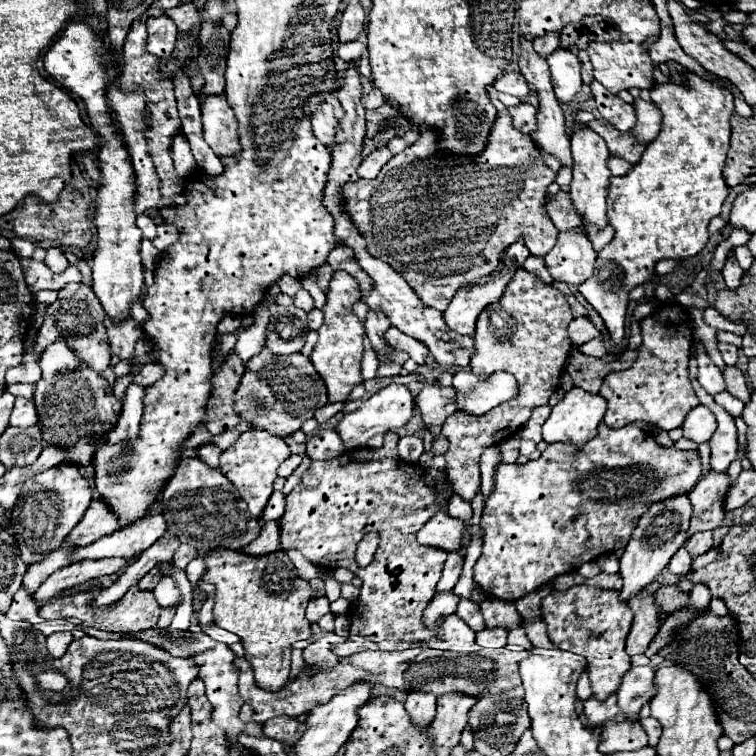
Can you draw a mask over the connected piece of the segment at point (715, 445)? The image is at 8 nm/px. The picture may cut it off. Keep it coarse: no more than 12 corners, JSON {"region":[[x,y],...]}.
{"region":[[694,381],[700,403],[716,415],[710,465],[724,473],[738,457],[734,417]]}

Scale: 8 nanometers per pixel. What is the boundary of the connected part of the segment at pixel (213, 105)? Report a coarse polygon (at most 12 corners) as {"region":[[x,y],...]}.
{"region":[[224,95],[202,103],[204,141],[218,157],[240,153]]}

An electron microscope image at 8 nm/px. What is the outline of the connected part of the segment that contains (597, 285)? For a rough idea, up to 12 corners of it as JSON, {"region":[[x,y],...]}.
{"region":[[656,85],[660,135],[610,177],[612,241],[578,291],[614,343],[658,259],[704,249],[730,193],[734,95]]}

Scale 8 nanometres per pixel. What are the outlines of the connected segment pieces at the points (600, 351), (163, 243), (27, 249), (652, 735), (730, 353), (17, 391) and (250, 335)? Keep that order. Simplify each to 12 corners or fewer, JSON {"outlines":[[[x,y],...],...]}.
{"outlines":[[[592,339],[580,345],[584,355],[606,355],[604,339]],[[162,221],[152,241],[163,252],[178,239],[178,229]],[[20,237],[10,239],[18,255],[32,257],[34,243],[20,241]],[[654,717],[640,719],[640,725],[648,733],[648,745],[658,745],[660,723]],[[718,343],[726,365],[738,363],[738,349],[730,343]],[[34,383],[8,385],[16,397],[34,397]],[[266,315],[238,335],[234,351],[248,361],[262,351]]]}

